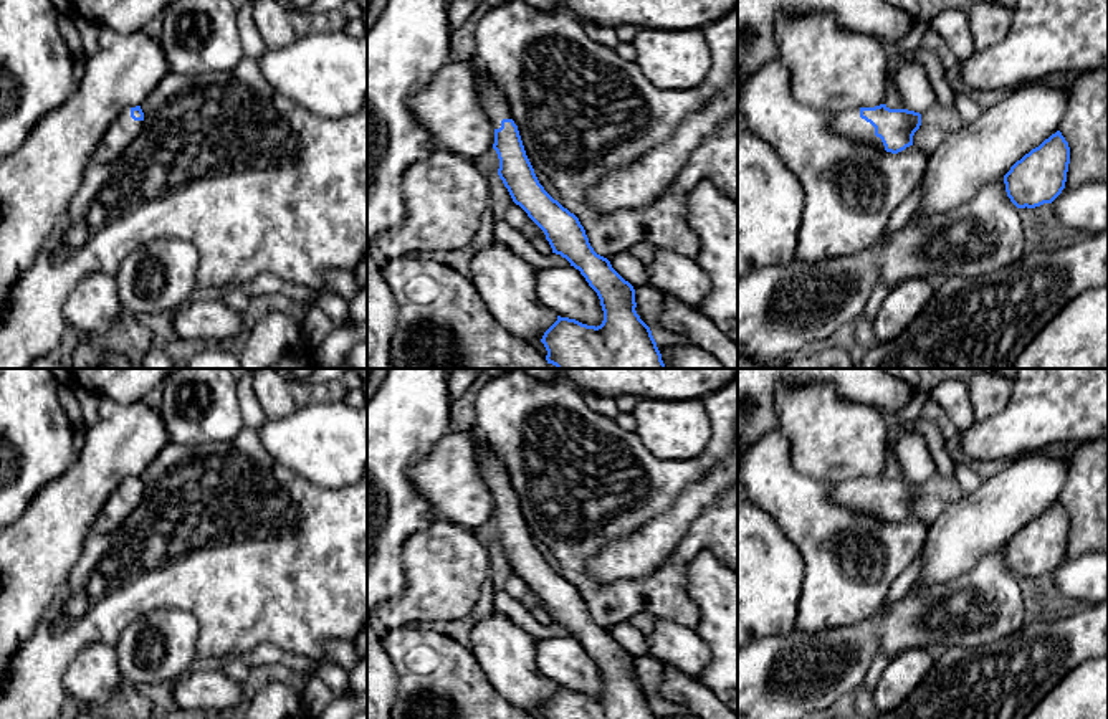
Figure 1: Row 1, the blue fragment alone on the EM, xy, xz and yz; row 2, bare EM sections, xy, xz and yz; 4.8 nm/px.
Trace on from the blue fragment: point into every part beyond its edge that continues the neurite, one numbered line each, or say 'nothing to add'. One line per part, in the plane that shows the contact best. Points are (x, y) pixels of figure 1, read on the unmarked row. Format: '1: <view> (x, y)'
1: yz (847, 493)

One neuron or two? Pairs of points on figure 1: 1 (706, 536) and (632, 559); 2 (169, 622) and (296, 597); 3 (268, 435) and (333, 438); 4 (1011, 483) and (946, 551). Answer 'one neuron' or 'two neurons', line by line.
1: two neurons
2: two neurons
3: one neuron
4: one neuron

